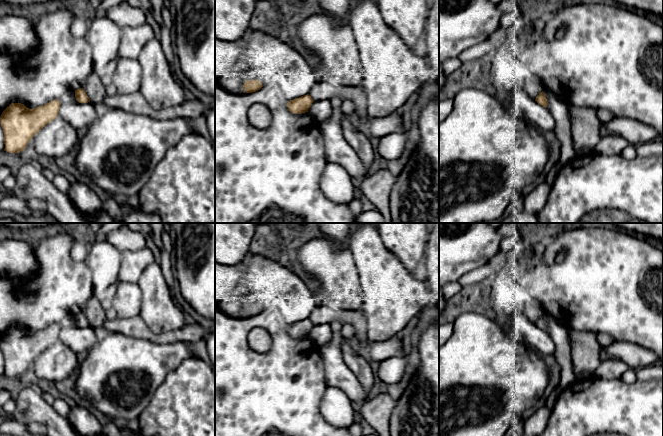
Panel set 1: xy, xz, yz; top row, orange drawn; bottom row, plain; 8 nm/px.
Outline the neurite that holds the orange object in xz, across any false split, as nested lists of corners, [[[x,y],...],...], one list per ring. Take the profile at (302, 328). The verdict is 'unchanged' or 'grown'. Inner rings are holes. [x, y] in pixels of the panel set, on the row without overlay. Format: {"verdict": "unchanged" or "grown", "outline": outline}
{"verdict": "unchanged", "outline": [[[309,318],[301,320],[299,322],[295,322],[293,324],[288,325],[287,331],[290,336],[294,338],[301,338],[308,336],[314,324],[311,322]]]}

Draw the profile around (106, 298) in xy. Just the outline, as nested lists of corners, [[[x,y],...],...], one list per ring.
[[[109,292],[100,294],[99,299],[100,299],[100,302],[104,311],[112,309],[113,297]]]

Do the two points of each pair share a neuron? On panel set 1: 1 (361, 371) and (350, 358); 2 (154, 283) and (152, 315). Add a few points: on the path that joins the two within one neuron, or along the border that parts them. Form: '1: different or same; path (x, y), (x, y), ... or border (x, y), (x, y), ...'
1: same; path (360, 368), (353, 361)
2: same; path (154, 291), (154, 307)

